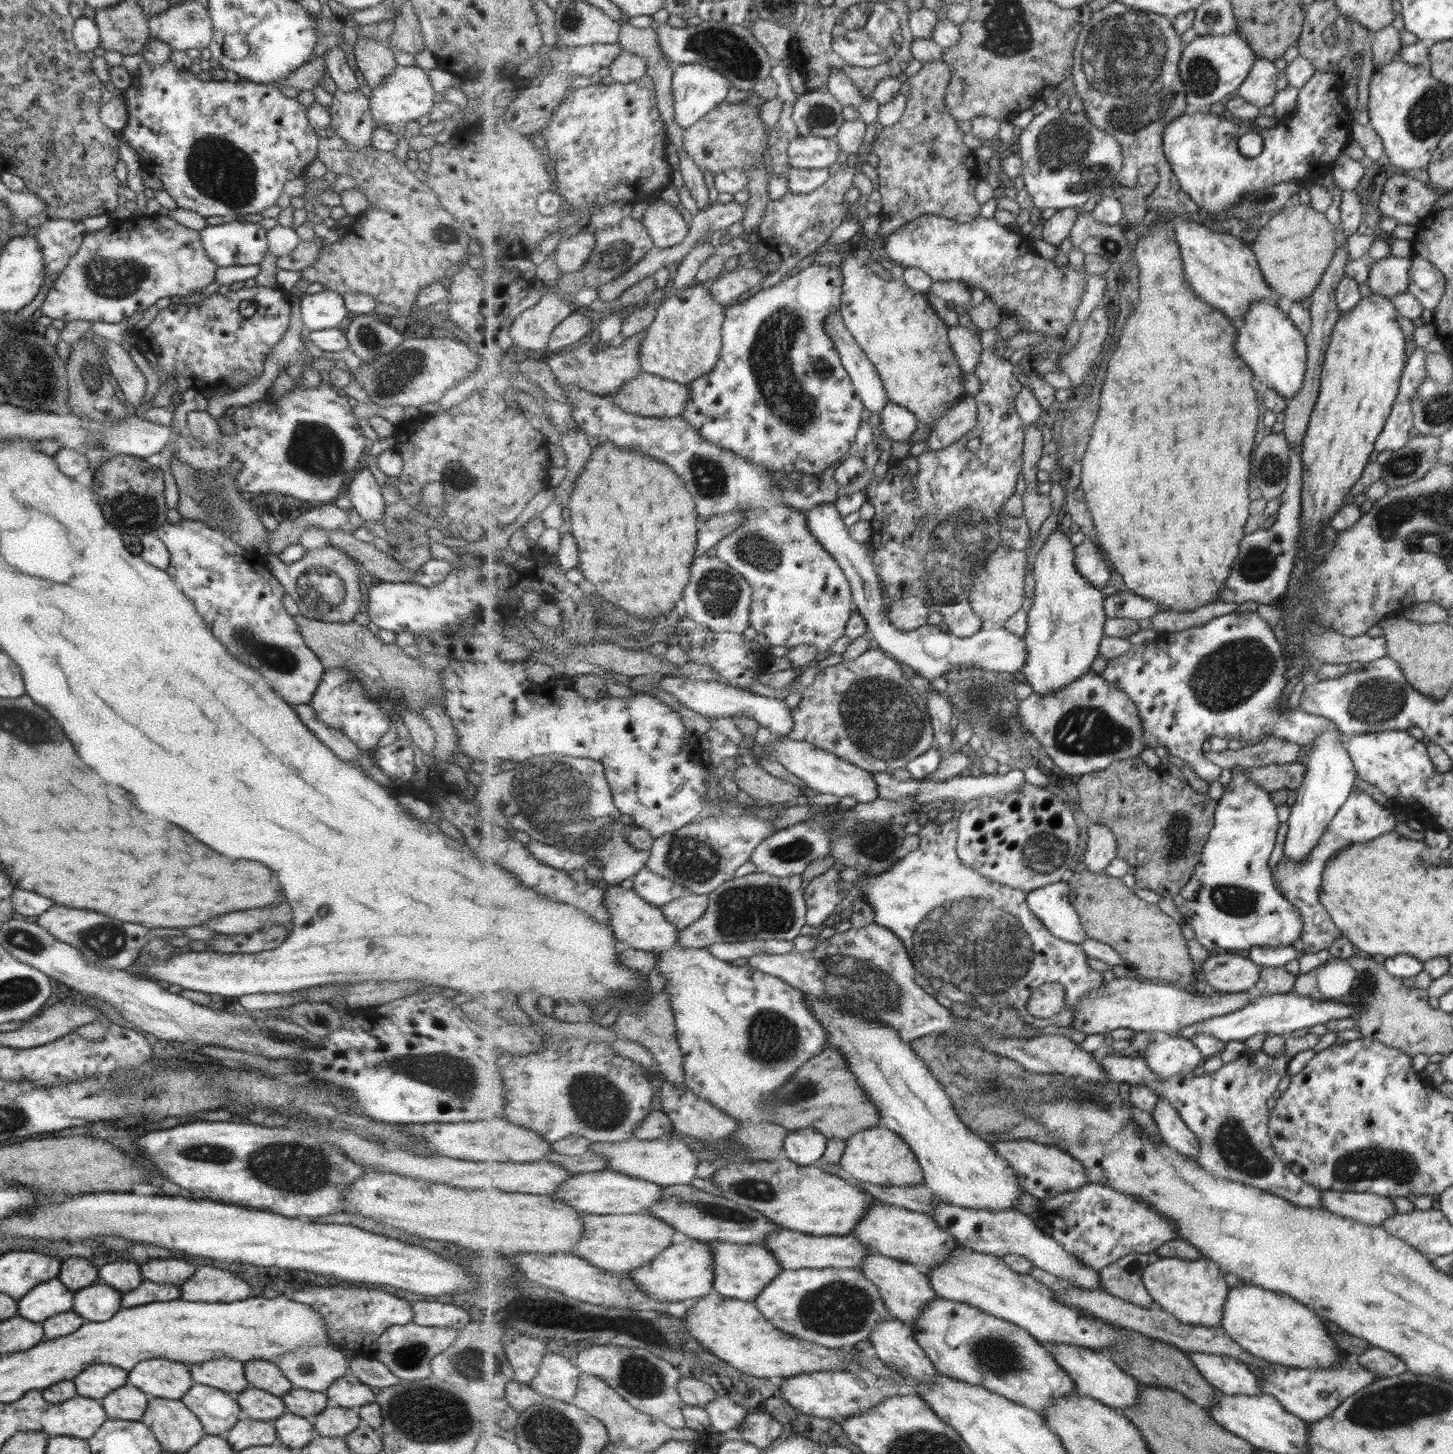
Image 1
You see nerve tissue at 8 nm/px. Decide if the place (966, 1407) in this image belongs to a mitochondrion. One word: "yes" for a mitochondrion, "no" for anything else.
no

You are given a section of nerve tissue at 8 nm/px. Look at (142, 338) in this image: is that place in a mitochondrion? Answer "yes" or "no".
no

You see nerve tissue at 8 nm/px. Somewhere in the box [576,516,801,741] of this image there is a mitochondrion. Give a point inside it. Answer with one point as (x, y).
(718, 593)

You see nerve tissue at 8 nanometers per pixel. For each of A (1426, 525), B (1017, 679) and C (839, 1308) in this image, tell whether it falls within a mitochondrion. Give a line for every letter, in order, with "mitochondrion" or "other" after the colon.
A: mitochondrion
B: other
C: mitochondrion

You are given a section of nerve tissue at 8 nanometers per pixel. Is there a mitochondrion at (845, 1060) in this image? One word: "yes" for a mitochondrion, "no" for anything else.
no

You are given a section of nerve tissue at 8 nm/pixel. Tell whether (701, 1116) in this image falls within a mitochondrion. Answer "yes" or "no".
no

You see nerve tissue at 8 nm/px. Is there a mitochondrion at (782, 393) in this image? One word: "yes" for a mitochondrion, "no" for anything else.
yes

